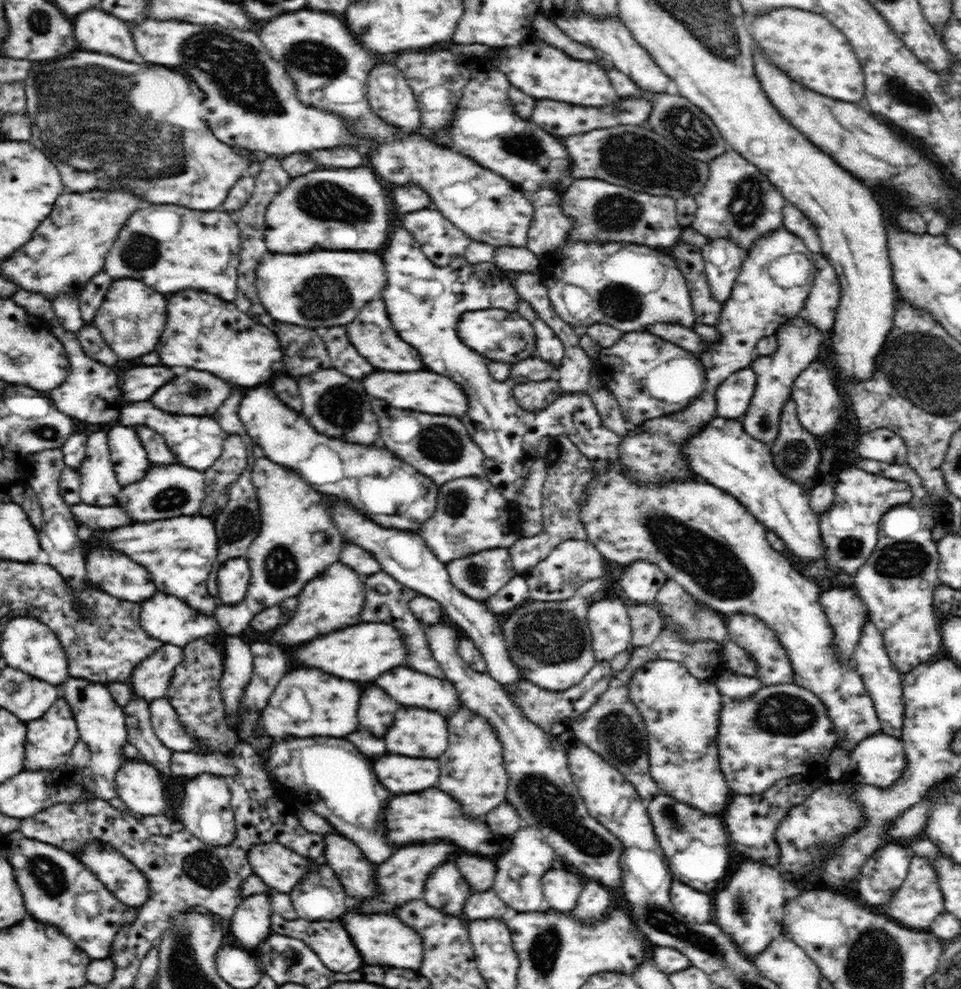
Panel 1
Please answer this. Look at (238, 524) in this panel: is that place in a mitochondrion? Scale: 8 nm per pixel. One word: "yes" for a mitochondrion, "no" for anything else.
yes

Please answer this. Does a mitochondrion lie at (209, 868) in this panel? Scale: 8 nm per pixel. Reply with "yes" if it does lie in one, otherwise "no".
yes

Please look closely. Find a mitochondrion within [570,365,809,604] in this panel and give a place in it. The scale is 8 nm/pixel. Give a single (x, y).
(765, 416)

